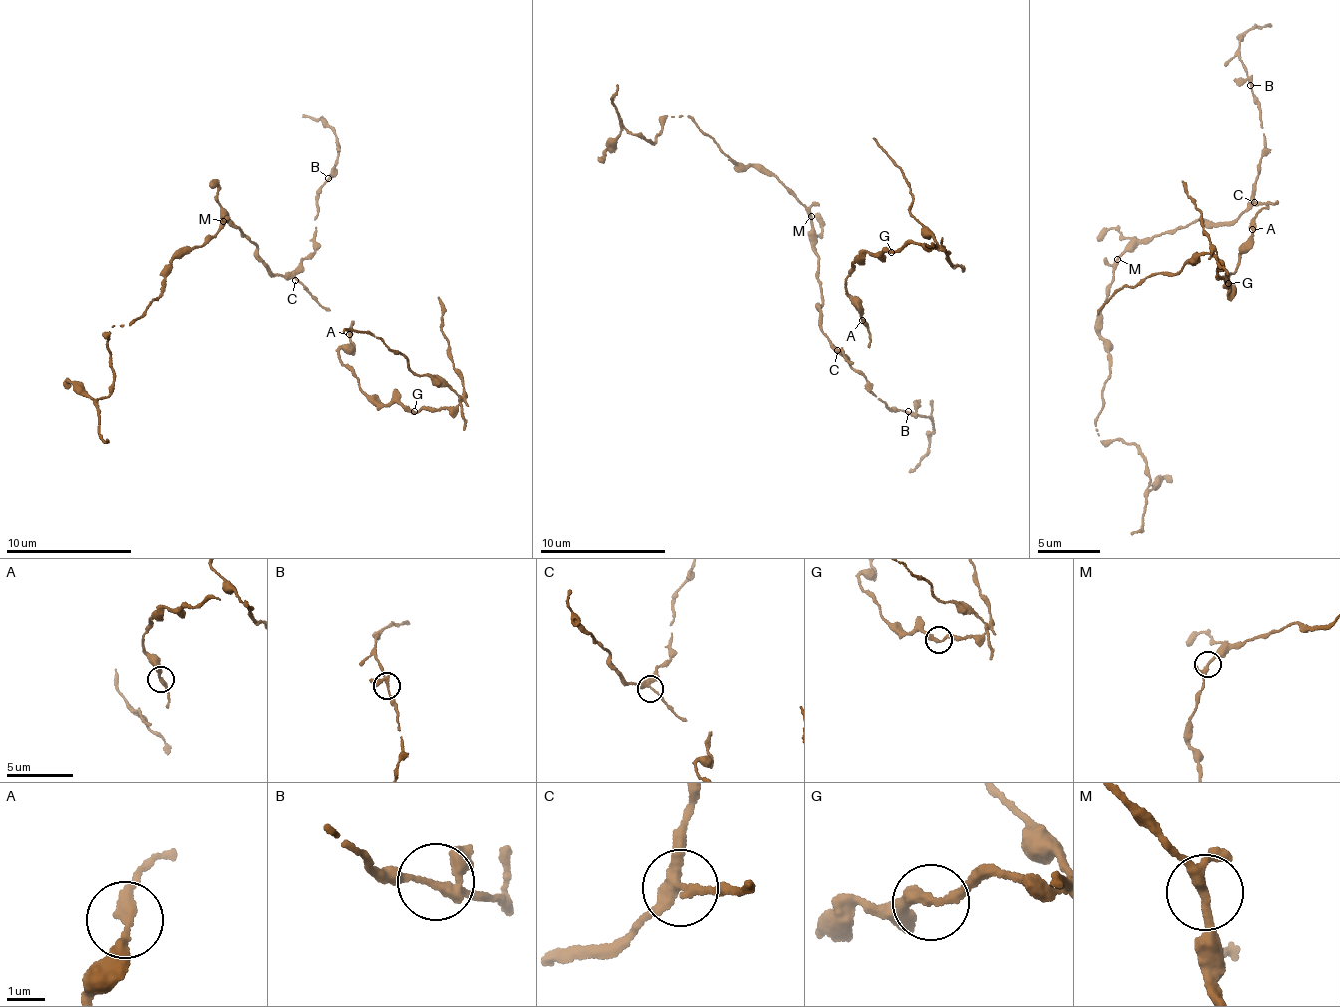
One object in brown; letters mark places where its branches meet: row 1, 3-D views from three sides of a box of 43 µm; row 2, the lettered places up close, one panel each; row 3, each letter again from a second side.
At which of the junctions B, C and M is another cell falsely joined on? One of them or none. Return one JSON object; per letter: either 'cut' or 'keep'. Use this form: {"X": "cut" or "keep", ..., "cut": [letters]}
{"B": "keep", "C": "cut", "M": "keep", "cut": ["C"]}

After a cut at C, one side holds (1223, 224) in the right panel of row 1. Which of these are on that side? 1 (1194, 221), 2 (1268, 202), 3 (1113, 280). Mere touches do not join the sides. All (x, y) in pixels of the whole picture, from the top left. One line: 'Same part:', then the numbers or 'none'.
Same part: 1, 3

